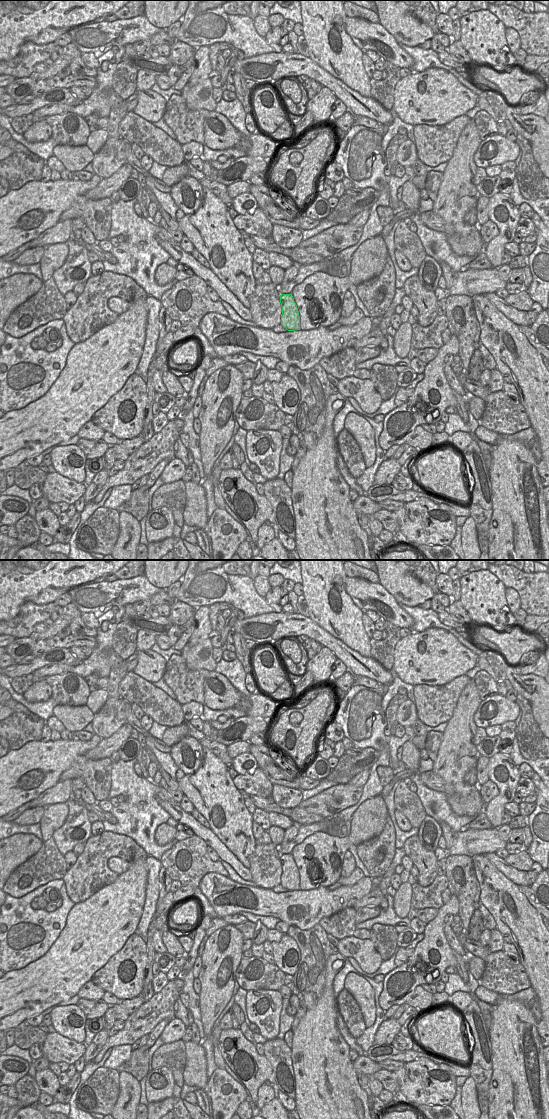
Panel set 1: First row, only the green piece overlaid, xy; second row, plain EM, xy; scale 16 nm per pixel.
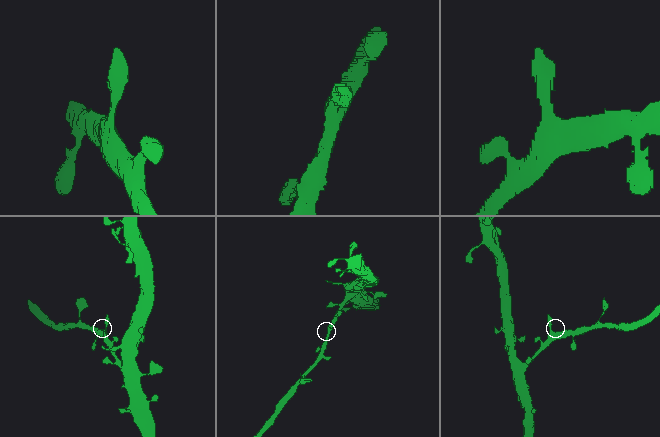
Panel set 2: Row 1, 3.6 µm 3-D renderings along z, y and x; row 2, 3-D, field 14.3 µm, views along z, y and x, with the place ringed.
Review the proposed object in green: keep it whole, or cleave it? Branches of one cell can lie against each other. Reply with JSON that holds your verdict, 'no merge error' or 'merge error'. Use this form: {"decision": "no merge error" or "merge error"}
{"decision": "no merge error"}

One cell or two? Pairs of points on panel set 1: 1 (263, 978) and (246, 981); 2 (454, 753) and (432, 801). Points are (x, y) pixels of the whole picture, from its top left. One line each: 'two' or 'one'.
1: one
2: two

